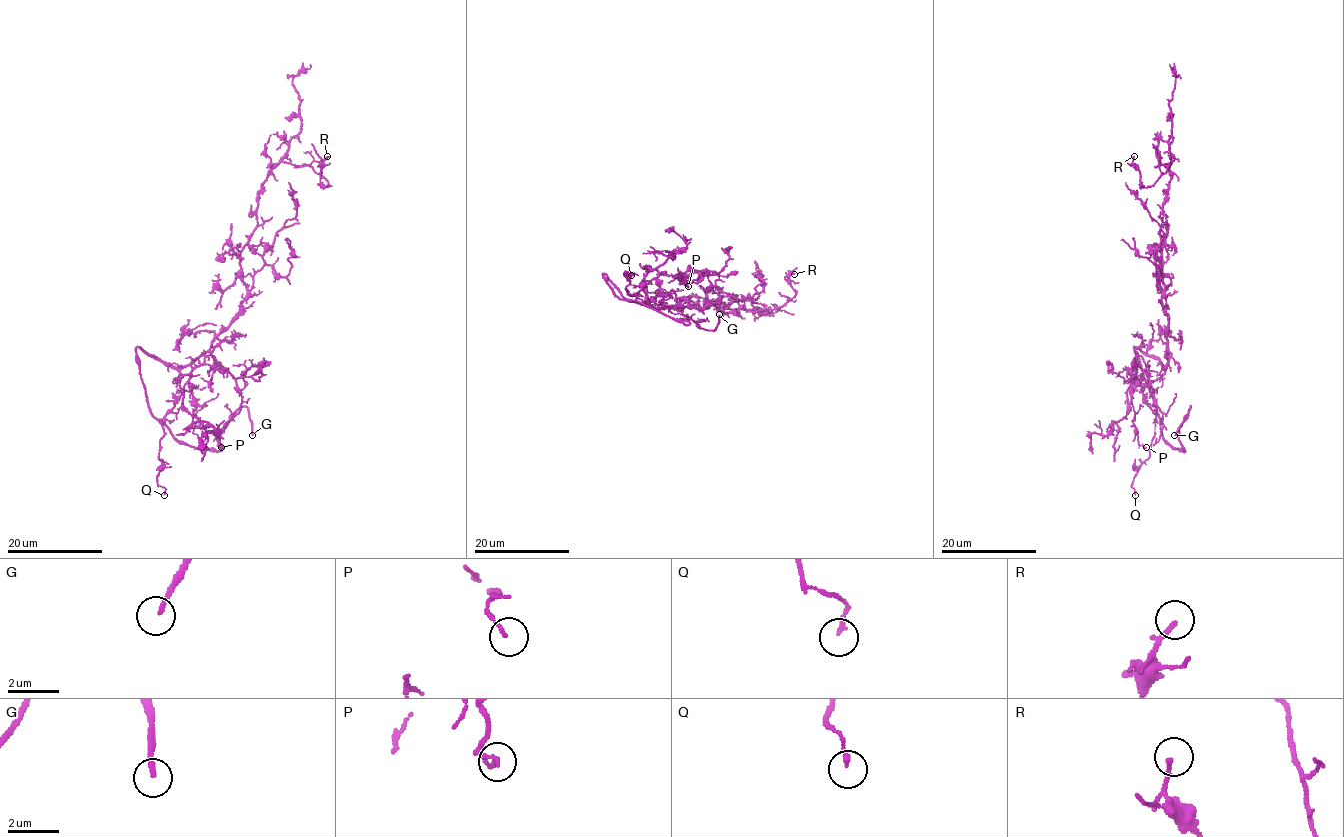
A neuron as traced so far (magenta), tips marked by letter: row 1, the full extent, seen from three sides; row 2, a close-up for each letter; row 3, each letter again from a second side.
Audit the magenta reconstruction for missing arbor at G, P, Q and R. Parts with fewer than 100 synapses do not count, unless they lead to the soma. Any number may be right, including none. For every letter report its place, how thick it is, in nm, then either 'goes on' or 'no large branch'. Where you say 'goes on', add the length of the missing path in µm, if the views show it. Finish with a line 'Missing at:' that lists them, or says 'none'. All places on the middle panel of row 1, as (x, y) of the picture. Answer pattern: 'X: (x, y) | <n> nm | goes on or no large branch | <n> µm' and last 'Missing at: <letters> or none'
G: (719, 314) | 180 nm | goes on | 250 µm
P: (688, 286) | 130 nm | no large branch
Q: (631, 275) | 140 nm | no large branch
R: (794, 274) | 160 nm | no large branch
Missing at: G

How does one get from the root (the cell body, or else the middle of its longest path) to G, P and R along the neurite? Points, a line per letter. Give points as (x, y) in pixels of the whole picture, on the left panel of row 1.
G: (202, 353), (170, 366), (136, 348), (149, 410), (176, 439), (219, 451), (218, 434), (246, 407), (252, 435)
P: (202, 353), (180, 371), (177, 379), (209, 364), (227, 371), (241, 395), (240, 410), (219, 436), (221, 447)
R: (202, 353), (246, 295), (240, 252), (266, 175), (281, 162), (308, 165), (325, 187), (327, 156)

